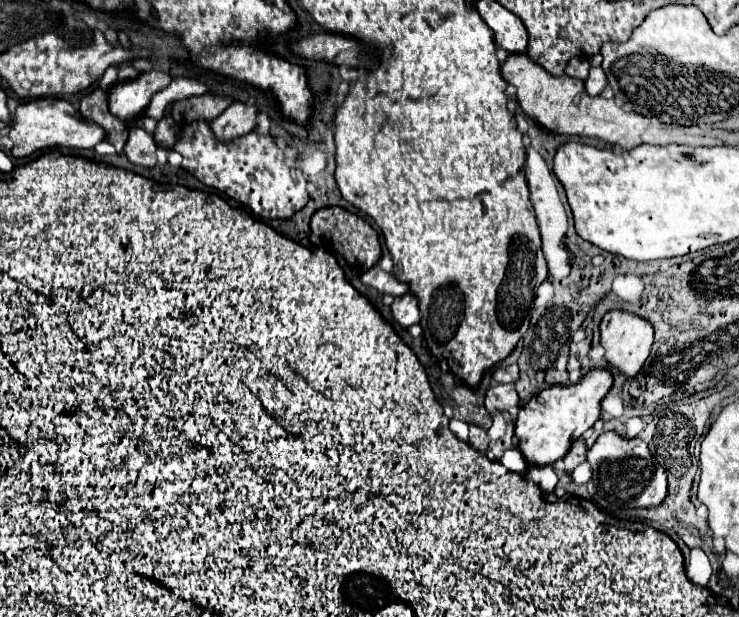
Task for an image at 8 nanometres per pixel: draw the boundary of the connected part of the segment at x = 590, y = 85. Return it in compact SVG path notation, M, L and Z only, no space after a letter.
M590 67L590 75L586 79L586 91L588 95L600 95L606 87L606 75L598 67Z

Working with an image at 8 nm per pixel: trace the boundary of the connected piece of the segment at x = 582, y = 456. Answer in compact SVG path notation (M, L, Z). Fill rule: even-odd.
M582 437L572 443L570 451L568 451L566 457L564 457L564 463L566 463L566 471L568 471L568 473L572 473L580 463L586 461L586 451L588 451L588 449L586 449L586 443L584 443Z

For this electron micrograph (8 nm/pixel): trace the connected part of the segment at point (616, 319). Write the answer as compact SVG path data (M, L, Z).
M612 309L600 321L600 343L606 349L606 359L616 369L620 369L626 377L636 377L640 373L644 361L650 355L652 339L654 339L652 325L646 319L642 319L642 317L634 315L634 313Z

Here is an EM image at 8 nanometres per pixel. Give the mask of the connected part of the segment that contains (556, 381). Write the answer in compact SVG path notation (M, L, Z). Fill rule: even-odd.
M556 369L546 371L545 381L549 385L567 385L569 384L569 375L567 371L561 372Z

